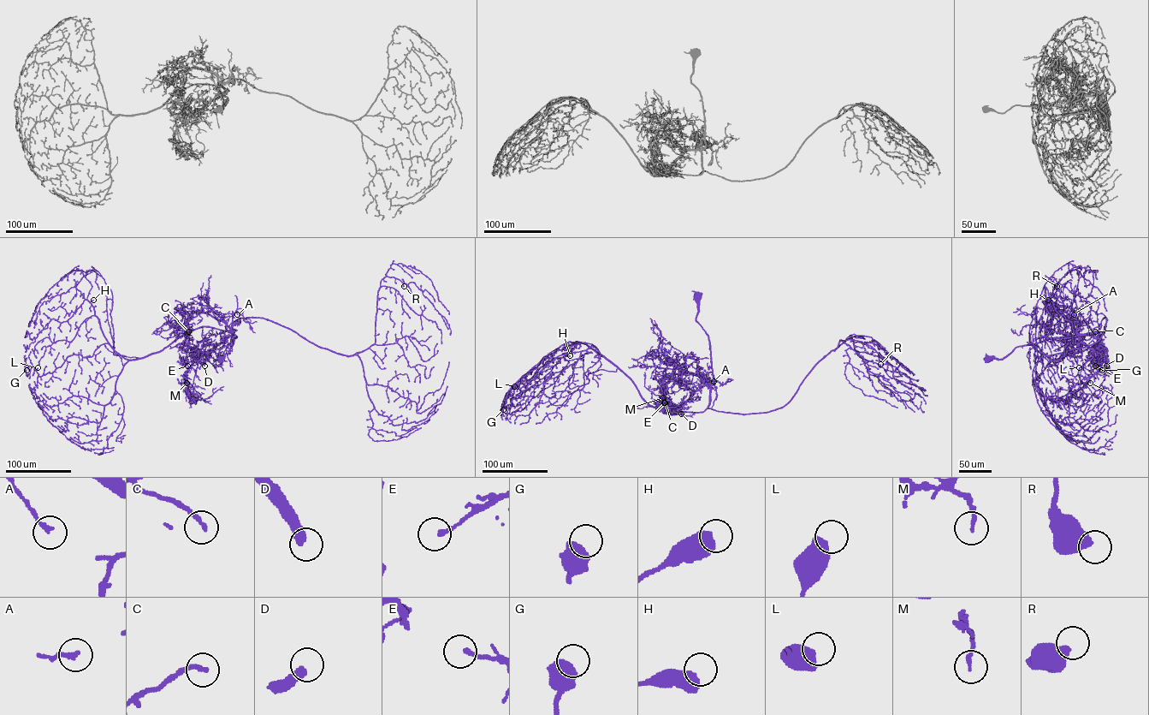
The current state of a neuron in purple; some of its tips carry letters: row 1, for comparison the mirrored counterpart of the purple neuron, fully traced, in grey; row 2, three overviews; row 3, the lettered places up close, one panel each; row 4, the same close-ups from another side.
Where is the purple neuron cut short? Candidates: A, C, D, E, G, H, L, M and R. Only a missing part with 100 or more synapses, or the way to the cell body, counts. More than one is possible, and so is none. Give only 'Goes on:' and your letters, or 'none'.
Goes on: D

